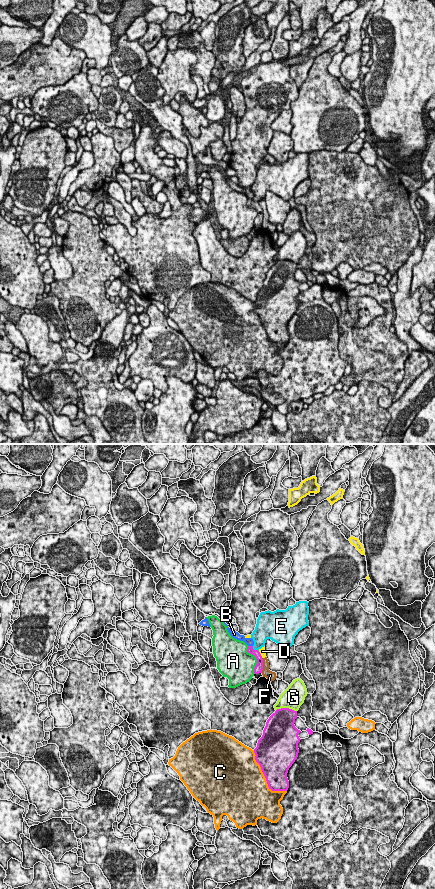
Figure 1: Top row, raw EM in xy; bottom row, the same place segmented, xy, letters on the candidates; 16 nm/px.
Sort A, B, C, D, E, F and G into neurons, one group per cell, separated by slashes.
A / B D F / C / E / G

